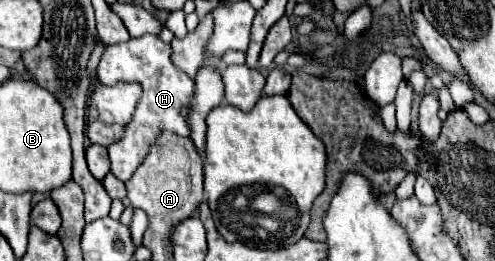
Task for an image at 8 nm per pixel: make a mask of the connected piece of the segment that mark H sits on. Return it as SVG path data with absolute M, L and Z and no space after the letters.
M145 34L131 38L121 44L105 44L101 64L97 68L97 78L101 84L115 84L119 80L139 82L143 86L143 96L135 108L133 120L125 130L125 136L109 146L111 172L119 180L129 180L137 166L145 160L151 144L155 144L161 130L173 130L179 136L189 136L189 122L185 122L185 106L189 106L189 94L193 94L193 80L177 70L171 62L171 46L161 42L159 36Z

